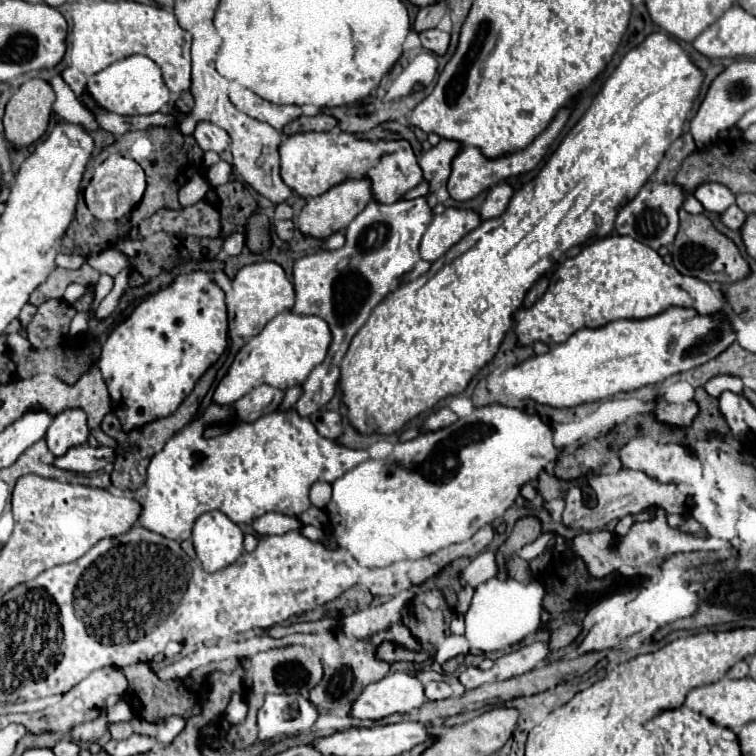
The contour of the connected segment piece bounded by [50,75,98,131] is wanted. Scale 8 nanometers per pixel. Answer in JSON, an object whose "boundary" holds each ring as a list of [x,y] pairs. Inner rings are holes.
{"boundary":[[[56,75],[52,81],[50,81],[54,93],[56,93],[56,101],[52,105],[54,113],[58,113],[64,121],[70,121],[70,123],[76,123],[76,125],[82,125],[84,129],[98,129],[98,123],[94,119],[94,115],[78,101],[78,97],[74,95],[74,91],[64,83],[64,79],[60,75]]]}

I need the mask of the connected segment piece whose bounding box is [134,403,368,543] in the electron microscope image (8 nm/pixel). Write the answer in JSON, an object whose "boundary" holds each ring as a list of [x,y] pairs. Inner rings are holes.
{"boundary":[[[212,403],[202,411],[198,419],[190,421],[182,431],[178,431],[164,445],[160,453],[152,457],[148,465],[146,483],[134,491],[134,499],[142,505],[140,525],[172,541],[182,543],[190,537],[194,519],[214,509],[226,513],[238,525],[242,523],[250,525],[254,519],[270,511],[296,517],[310,507],[308,491],[316,481],[332,483],[338,477],[342,477],[342,473],[354,469],[354,465],[360,465],[366,459],[368,459],[368,451],[352,449],[352,447],[340,445],[338,441],[330,441],[322,437],[314,429],[314,423],[308,417],[300,417],[294,407],[286,411],[272,411],[254,423],[238,423],[232,407]],[[210,425],[230,425],[232,429],[222,435],[204,439],[204,429]]]}

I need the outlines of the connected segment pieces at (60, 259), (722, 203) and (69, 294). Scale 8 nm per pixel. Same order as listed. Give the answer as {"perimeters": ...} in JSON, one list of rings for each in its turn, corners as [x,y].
{"perimeters":[[[[58,254],[56,265],[65,269],[78,269],[86,262],[86,258],[80,255],[72,257],[68,254]]],[[[706,183],[706,185],[700,185],[696,191],[694,191],[694,197],[704,205],[706,211],[710,213],[724,213],[734,201],[736,197],[720,183]]],[[[72,283],[72,285],[66,289],[64,299],[66,299],[68,303],[74,303],[74,301],[78,301],[86,291],[88,291],[86,287],[82,287],[82,285],[78,285],[78,283]]]]}

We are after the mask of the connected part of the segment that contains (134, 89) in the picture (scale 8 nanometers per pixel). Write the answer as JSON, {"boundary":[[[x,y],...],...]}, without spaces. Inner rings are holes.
{"boundary":[[[130,55],[92,75],[88,79],[88,93],[100,107],[118,115],[152,115],[170,101],[170,91],[162,79],[160,67],[146,55]]]}

